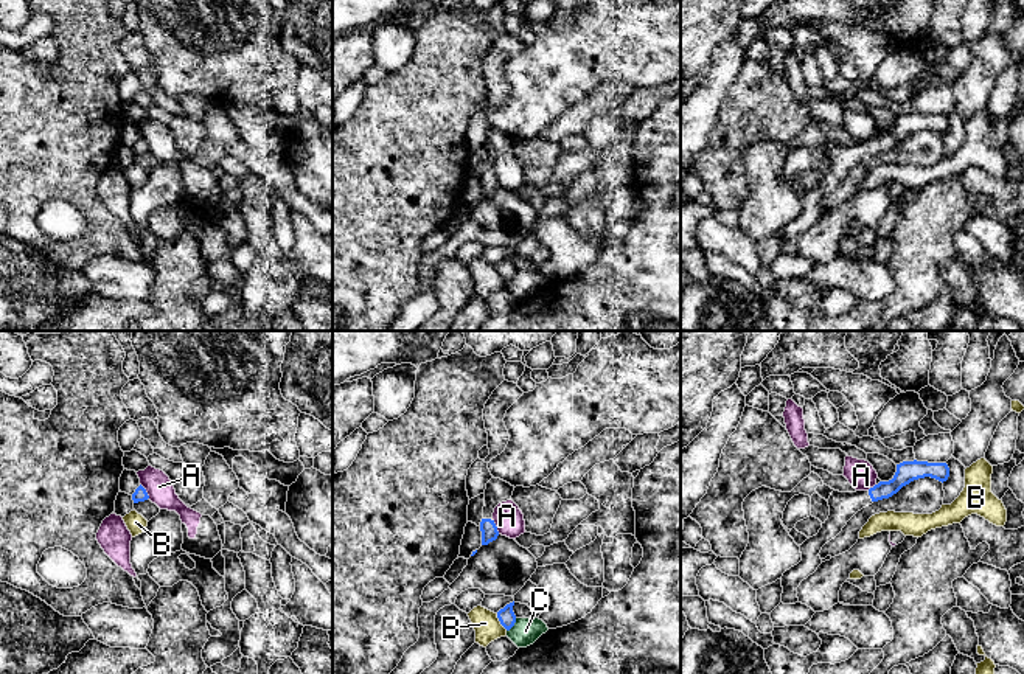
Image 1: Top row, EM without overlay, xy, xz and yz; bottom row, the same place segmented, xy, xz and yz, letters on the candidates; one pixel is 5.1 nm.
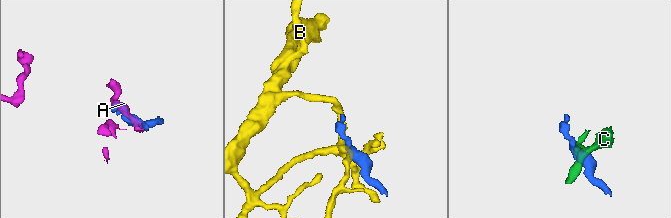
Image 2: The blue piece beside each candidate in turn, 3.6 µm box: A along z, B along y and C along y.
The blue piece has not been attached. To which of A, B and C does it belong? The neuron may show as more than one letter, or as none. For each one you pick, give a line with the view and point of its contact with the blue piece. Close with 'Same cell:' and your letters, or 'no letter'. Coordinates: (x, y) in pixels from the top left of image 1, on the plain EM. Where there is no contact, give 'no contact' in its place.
Same cell: no letter

